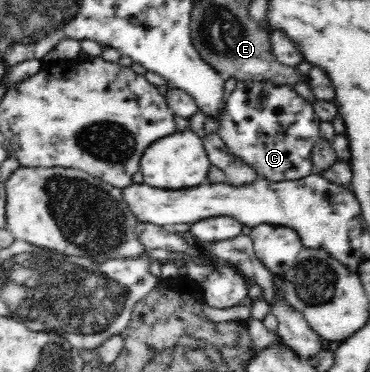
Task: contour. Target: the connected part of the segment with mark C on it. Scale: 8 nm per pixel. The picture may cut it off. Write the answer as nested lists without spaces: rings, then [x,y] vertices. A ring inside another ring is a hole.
[[[240,81],[237,83],[236,88],[232,91],[232,94],[229,95],[228,100],[225,101],[225,107],[218,113],[216,117],[218,122],[218,129],[216,134],[220,135],[220,138],[224,140],[226,144],[226,152],[231,155],[231,157],[236,157],[241,160],[241,163],[248,165],[260,178],[268,181],[284,181],[284,180],[295,180],[314,175],[316,166],[314,166],[314,161],[312,160],[312,149],[318,138],[321,137],[319,125],[321,119],[317,117],[313,103],[310,103],[308,100],[302,98],[294,87],[290,85],[277,85],[270,81]]]

